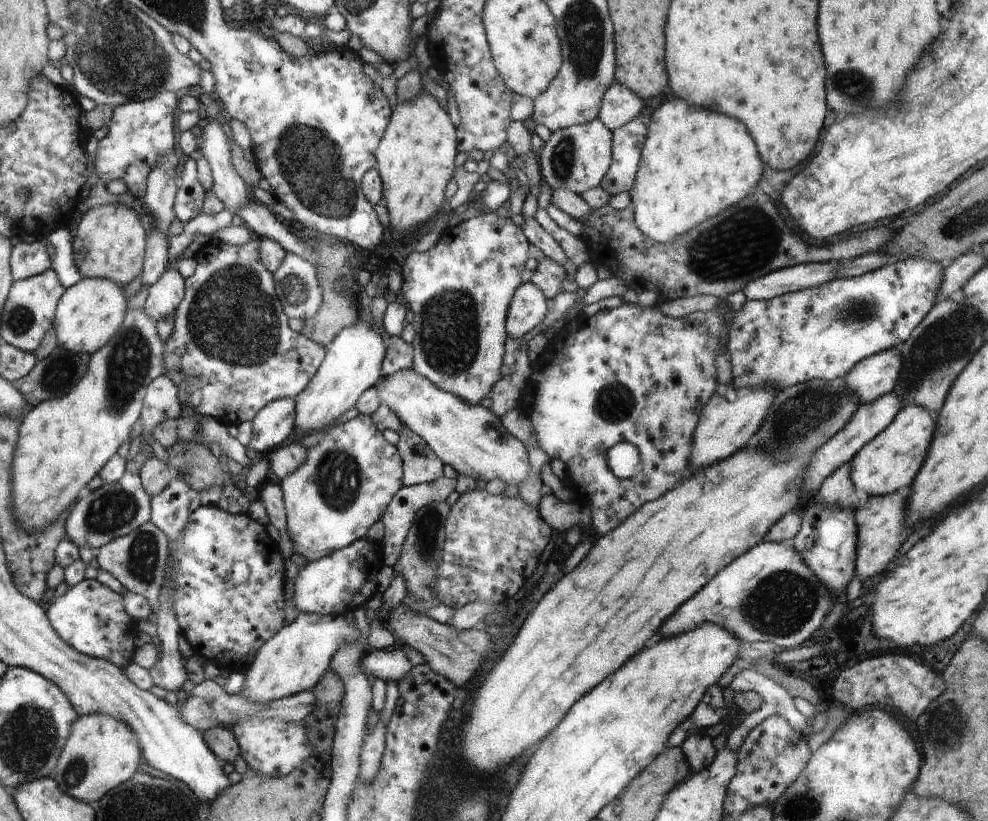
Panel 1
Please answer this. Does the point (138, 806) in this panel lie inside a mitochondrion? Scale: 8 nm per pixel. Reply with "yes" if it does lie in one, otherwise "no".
yes

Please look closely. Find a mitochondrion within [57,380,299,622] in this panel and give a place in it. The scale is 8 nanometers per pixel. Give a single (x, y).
(108, 512)

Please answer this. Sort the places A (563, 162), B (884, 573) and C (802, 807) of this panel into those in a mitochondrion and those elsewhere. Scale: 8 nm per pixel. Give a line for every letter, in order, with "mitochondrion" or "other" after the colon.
A: mitochondrion
B: other
C: mitochondrion

